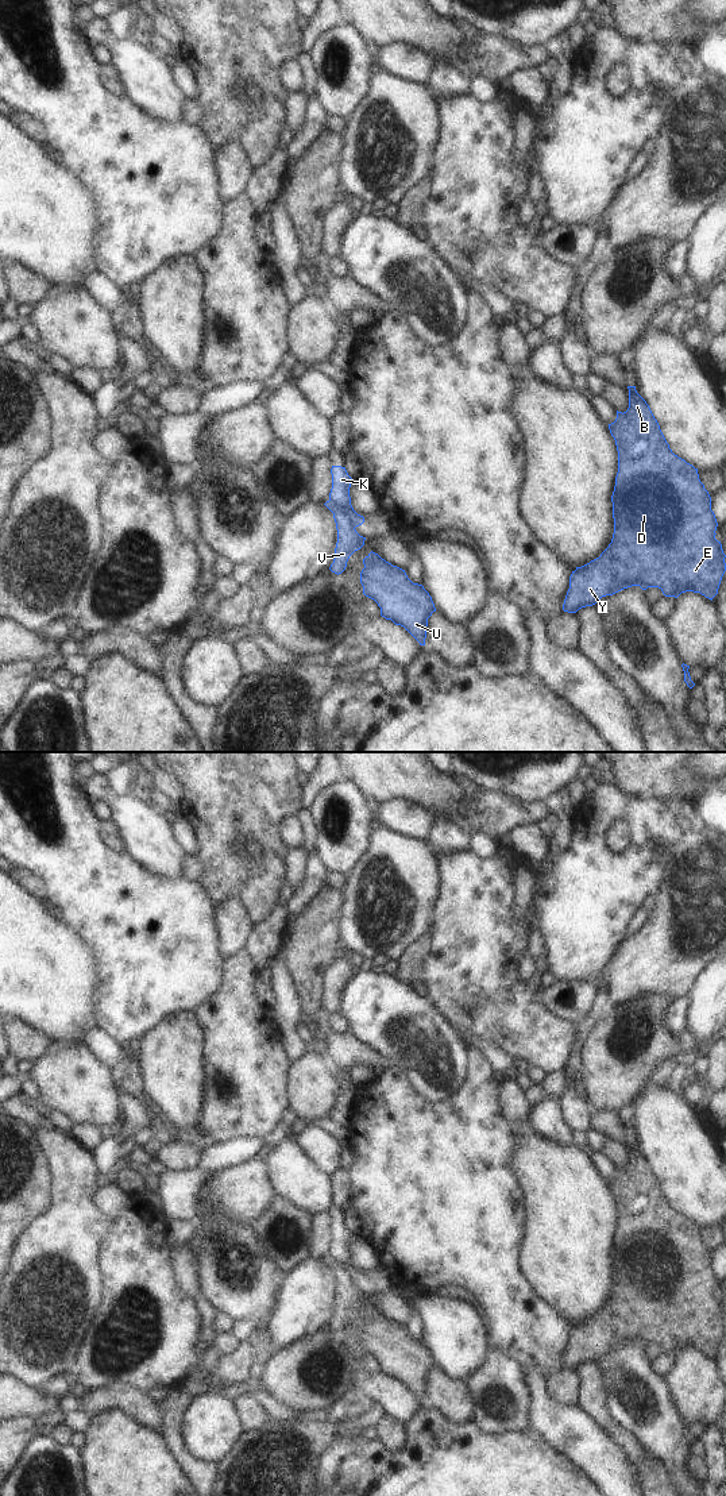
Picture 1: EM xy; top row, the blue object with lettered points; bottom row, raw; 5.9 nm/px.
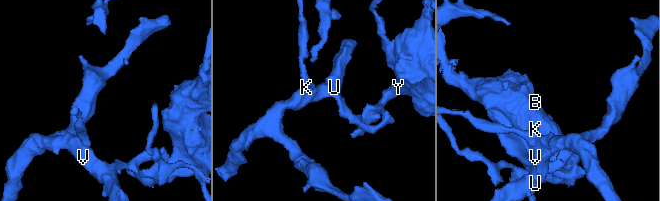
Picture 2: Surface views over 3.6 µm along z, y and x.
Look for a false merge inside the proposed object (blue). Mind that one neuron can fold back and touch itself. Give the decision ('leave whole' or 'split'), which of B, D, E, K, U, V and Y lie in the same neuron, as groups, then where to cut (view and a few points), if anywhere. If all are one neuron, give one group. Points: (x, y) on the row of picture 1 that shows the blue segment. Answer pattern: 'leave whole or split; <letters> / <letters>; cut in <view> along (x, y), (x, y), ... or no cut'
split; B D E U V Y / K; cut in xy along (328, 501), (339, 506), (355, 527)

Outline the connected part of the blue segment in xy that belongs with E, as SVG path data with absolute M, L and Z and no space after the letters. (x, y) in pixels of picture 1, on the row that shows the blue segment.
M636 386L627 389L627 410L617 410L615 421L609 424L618 451L618 473L611 496L613 539L599 558L572 571L563 604L563 610L568 613L592 606L602 597L632 586L640 586L642 590L659 587L665 597L675 598L681 593L694 591L713 601L726 571L726 555L721 541L715 539L718 523L711 510L711 497L699 479L698 469L672 452L646 401L637 393Z

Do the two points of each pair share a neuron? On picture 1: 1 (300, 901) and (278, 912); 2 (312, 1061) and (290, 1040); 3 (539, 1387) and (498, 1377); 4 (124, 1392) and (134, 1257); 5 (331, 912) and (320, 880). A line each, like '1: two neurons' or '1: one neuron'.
1: two neurons
2: two neurons
3: two neurons
4: two neurons
5: two neurons

